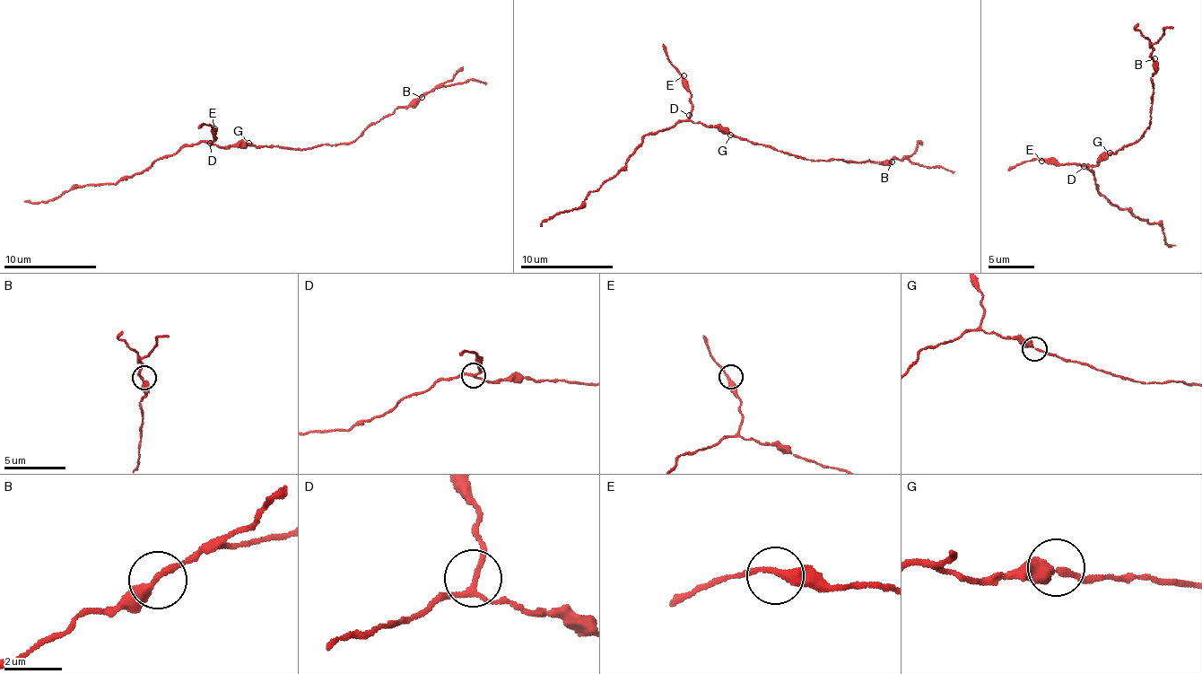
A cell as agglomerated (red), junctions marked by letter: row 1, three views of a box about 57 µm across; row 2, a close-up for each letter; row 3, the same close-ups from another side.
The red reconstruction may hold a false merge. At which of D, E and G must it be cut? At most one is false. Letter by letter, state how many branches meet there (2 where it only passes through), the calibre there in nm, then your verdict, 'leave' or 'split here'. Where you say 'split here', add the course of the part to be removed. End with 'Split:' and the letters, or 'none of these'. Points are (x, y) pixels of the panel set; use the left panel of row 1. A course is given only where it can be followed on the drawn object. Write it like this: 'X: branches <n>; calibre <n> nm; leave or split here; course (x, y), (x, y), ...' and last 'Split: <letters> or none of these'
D: branches 3; calibre 160 nm; leave
E: branches 2; calibre 300 nm; leave
G: branches 2; calibre 320 nm; leave
Split: none of these

